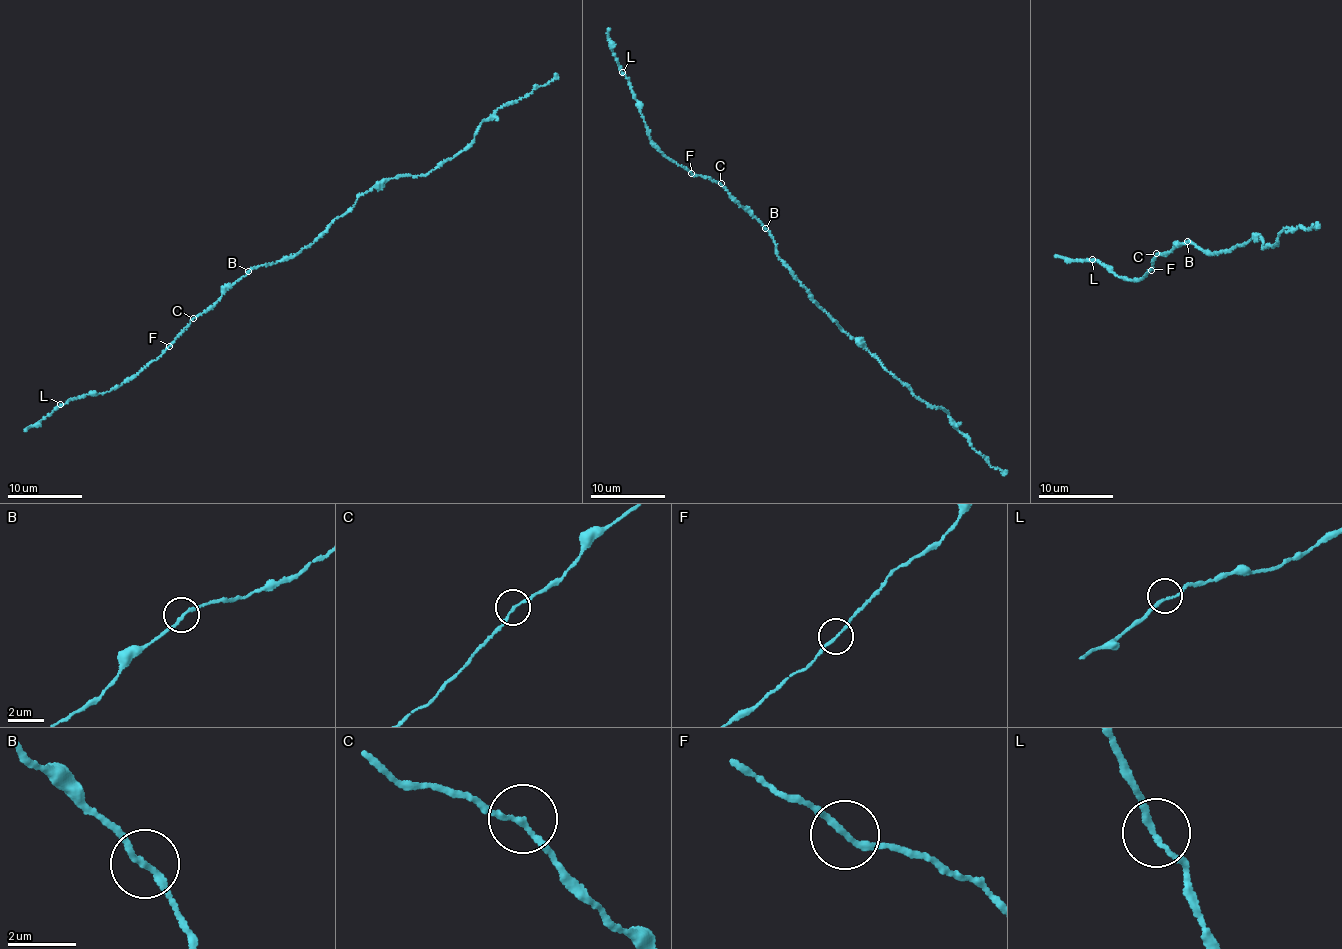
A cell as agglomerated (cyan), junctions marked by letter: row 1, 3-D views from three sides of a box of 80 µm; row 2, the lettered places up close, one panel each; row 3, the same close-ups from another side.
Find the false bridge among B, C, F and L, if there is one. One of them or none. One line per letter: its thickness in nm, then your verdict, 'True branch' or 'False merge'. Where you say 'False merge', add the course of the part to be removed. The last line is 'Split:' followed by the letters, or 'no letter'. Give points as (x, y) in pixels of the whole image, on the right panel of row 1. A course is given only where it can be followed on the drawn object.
B: Thickness 160 nm. True branch
C: Thickness 140 nm. True branch
F: Thickness 160 nm. True branch
L: Thickness 150 nm. True branch
Split: no letter

